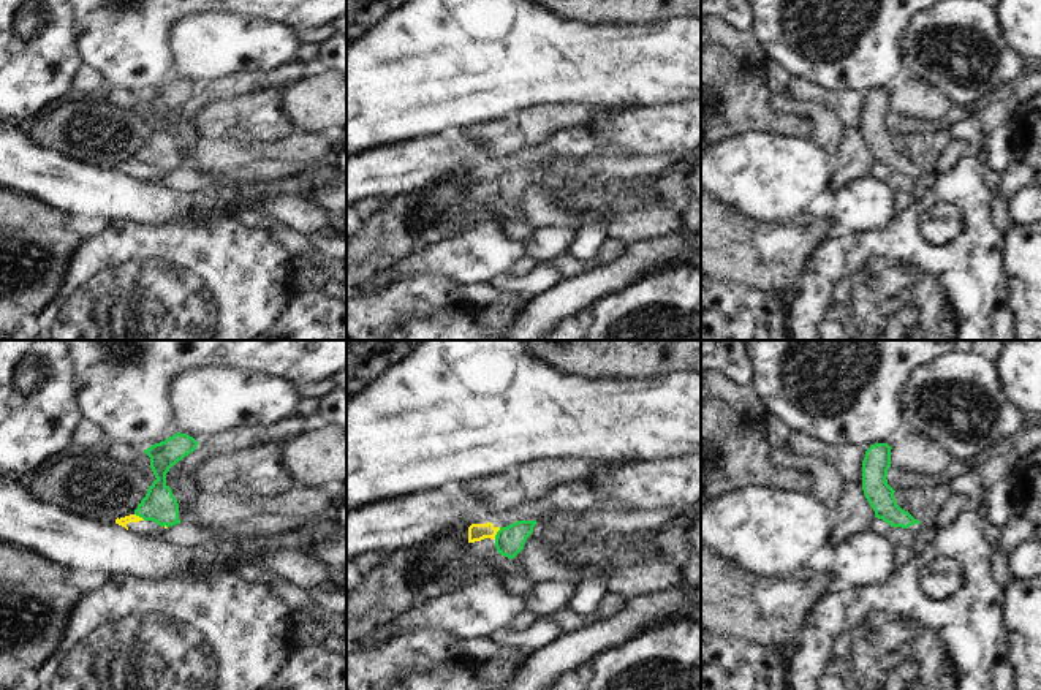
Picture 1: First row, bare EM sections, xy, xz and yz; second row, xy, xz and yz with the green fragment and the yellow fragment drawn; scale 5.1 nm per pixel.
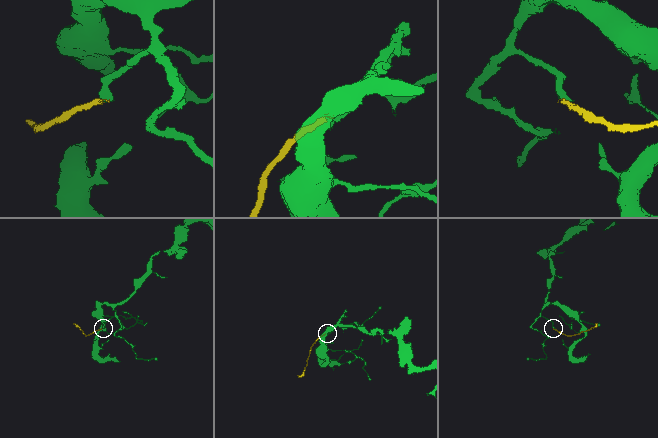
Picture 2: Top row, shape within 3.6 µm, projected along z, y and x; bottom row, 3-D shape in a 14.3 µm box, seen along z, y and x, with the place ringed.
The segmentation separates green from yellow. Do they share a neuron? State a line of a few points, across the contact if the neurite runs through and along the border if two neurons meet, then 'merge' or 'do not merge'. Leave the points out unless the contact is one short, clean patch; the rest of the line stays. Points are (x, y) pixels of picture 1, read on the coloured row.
xz (500, 527), (494, 538) | do not merge

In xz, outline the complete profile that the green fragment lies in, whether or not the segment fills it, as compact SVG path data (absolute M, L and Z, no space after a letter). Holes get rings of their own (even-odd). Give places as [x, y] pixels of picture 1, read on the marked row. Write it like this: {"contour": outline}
{"contour": "M517 521L508 527L500 527L495 535L495 548L498 554L514 559L522 549L527 538L532 535L536 521Z"}

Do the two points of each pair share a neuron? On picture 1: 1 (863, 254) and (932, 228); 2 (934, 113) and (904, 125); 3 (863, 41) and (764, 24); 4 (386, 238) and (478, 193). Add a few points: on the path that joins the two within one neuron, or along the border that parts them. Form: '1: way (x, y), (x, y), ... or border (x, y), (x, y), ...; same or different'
1: way (880, 254), (905, 254), (915, 244); same
2: way (926, 113), (916, 113), (912, 117); same
3: way (839, 62), (832, 65), (802, 59), (790, 48); same
4: way (408, 238), (435, 230), (456, 209); same

